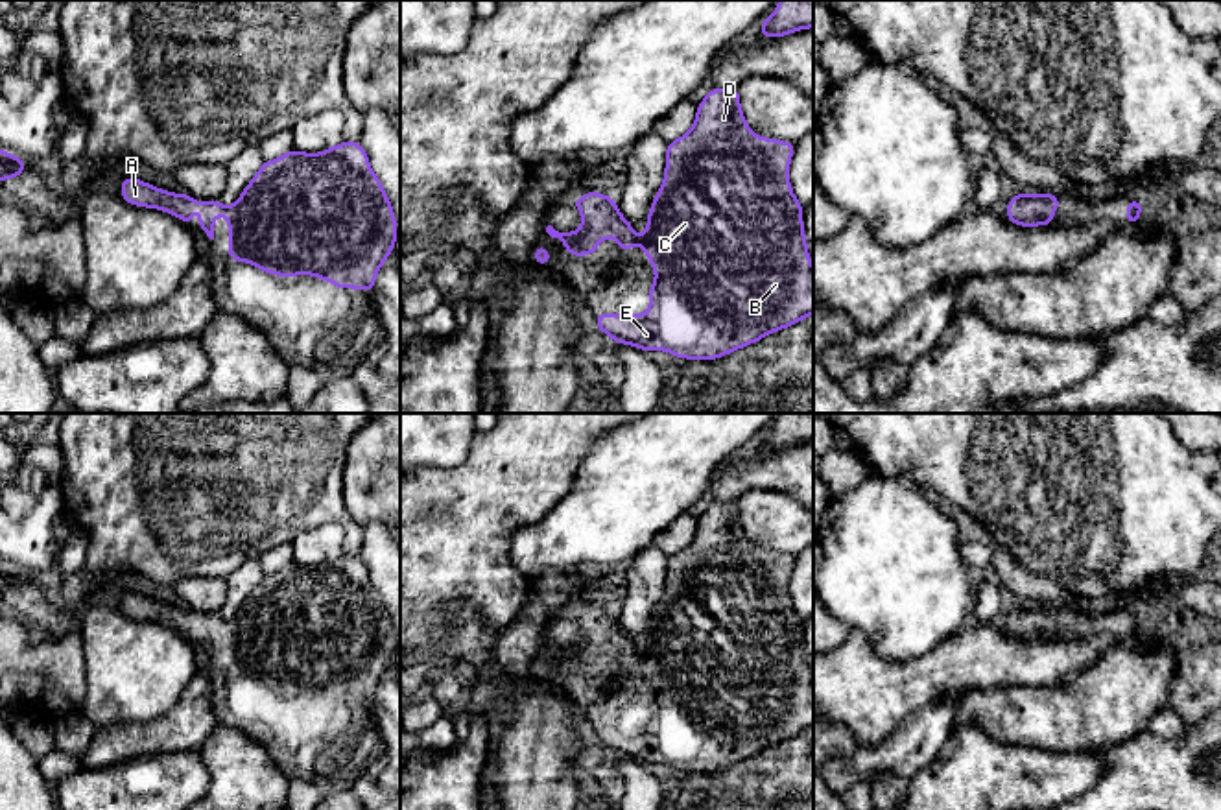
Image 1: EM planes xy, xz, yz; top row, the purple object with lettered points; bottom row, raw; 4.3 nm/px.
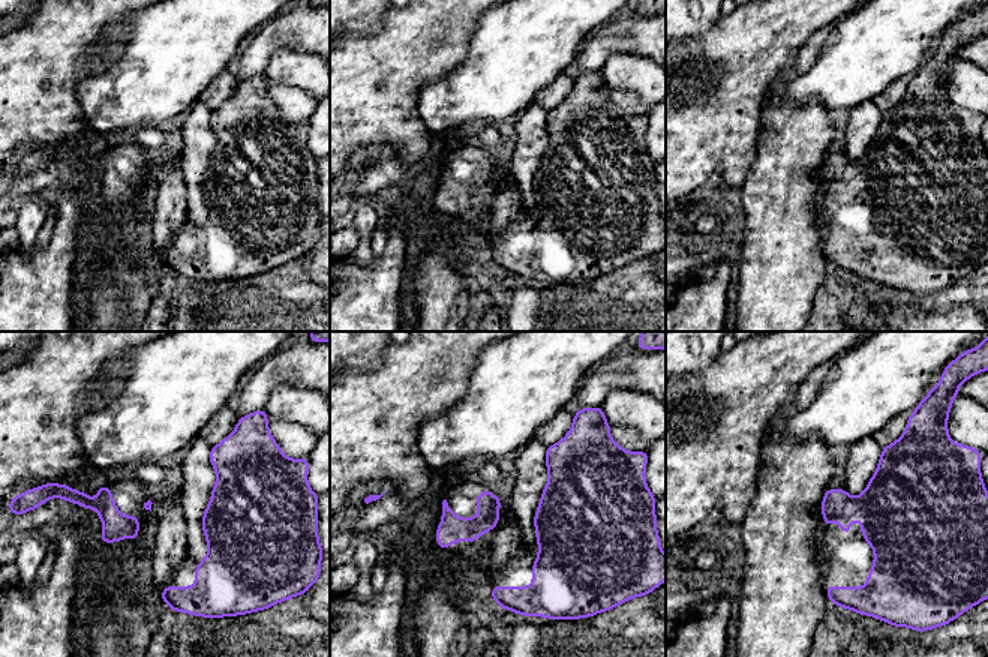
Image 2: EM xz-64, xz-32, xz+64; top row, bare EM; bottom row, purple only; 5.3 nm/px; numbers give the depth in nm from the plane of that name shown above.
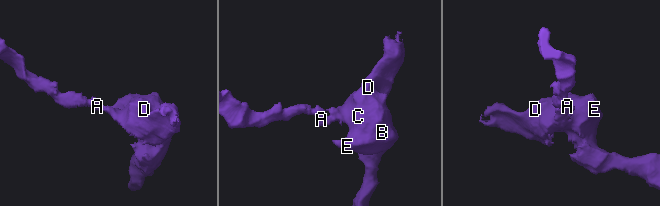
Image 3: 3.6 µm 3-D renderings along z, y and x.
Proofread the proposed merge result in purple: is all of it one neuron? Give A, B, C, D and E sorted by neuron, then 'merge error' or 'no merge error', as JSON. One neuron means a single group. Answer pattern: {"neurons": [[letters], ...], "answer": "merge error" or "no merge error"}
{"neurons": [["A", "B", "C", "D", "E"]], "answer": "no merge error"}

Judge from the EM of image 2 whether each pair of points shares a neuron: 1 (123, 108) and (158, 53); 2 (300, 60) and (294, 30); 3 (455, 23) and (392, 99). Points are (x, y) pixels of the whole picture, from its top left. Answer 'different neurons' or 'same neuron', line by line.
1: same neuron
2: different neurons
3: same neuron

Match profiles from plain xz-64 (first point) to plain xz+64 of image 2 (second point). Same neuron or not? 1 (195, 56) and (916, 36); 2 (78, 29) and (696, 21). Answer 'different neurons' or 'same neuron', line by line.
1: same neuron
2: different neurons

